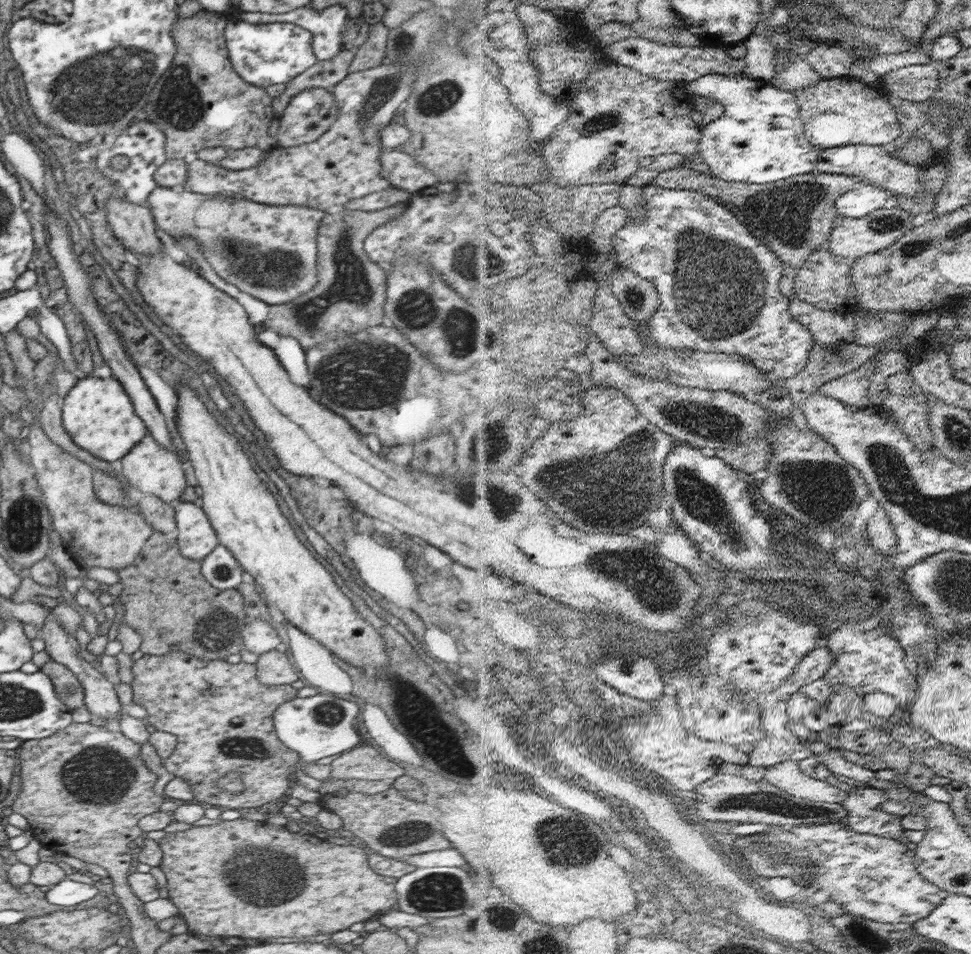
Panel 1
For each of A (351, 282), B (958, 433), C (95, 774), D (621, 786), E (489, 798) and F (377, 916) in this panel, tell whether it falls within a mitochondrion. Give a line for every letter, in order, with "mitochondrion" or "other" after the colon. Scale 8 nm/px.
A: mitochondrion
B: mitochondrion
C: mitochondrion
D: other
E: other
F: other

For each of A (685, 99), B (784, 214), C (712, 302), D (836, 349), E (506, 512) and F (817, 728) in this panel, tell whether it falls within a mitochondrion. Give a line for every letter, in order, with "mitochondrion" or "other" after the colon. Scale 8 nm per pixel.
A: other
B: mitochondrion
C: mitochondrion
D: other
E: mitochondrion
F: other

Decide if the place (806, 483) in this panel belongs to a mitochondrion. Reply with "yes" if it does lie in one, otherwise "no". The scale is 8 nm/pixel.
yes

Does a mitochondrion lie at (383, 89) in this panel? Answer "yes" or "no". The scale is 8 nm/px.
yes

